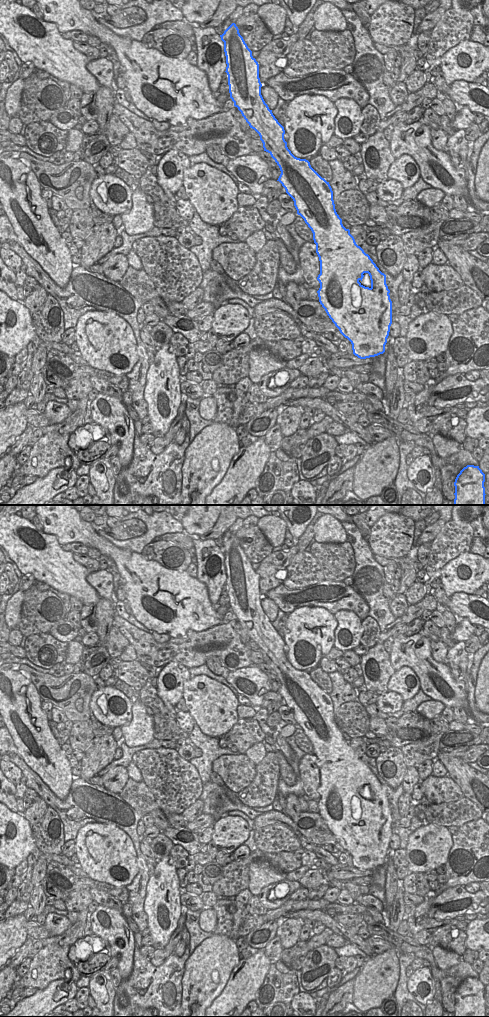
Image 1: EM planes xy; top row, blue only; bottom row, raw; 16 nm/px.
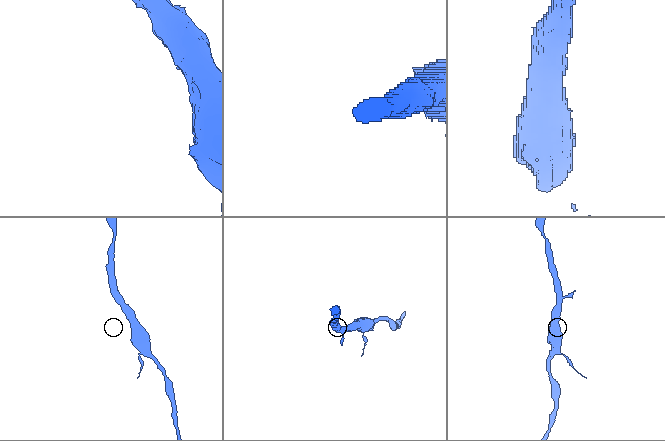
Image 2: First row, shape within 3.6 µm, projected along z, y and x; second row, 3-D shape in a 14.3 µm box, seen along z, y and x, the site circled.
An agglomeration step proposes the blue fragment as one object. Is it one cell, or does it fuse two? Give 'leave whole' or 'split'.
split

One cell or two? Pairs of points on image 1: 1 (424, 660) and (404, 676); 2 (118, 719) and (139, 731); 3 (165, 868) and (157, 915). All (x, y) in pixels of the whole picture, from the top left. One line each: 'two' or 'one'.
1: two
2: two
3: one

